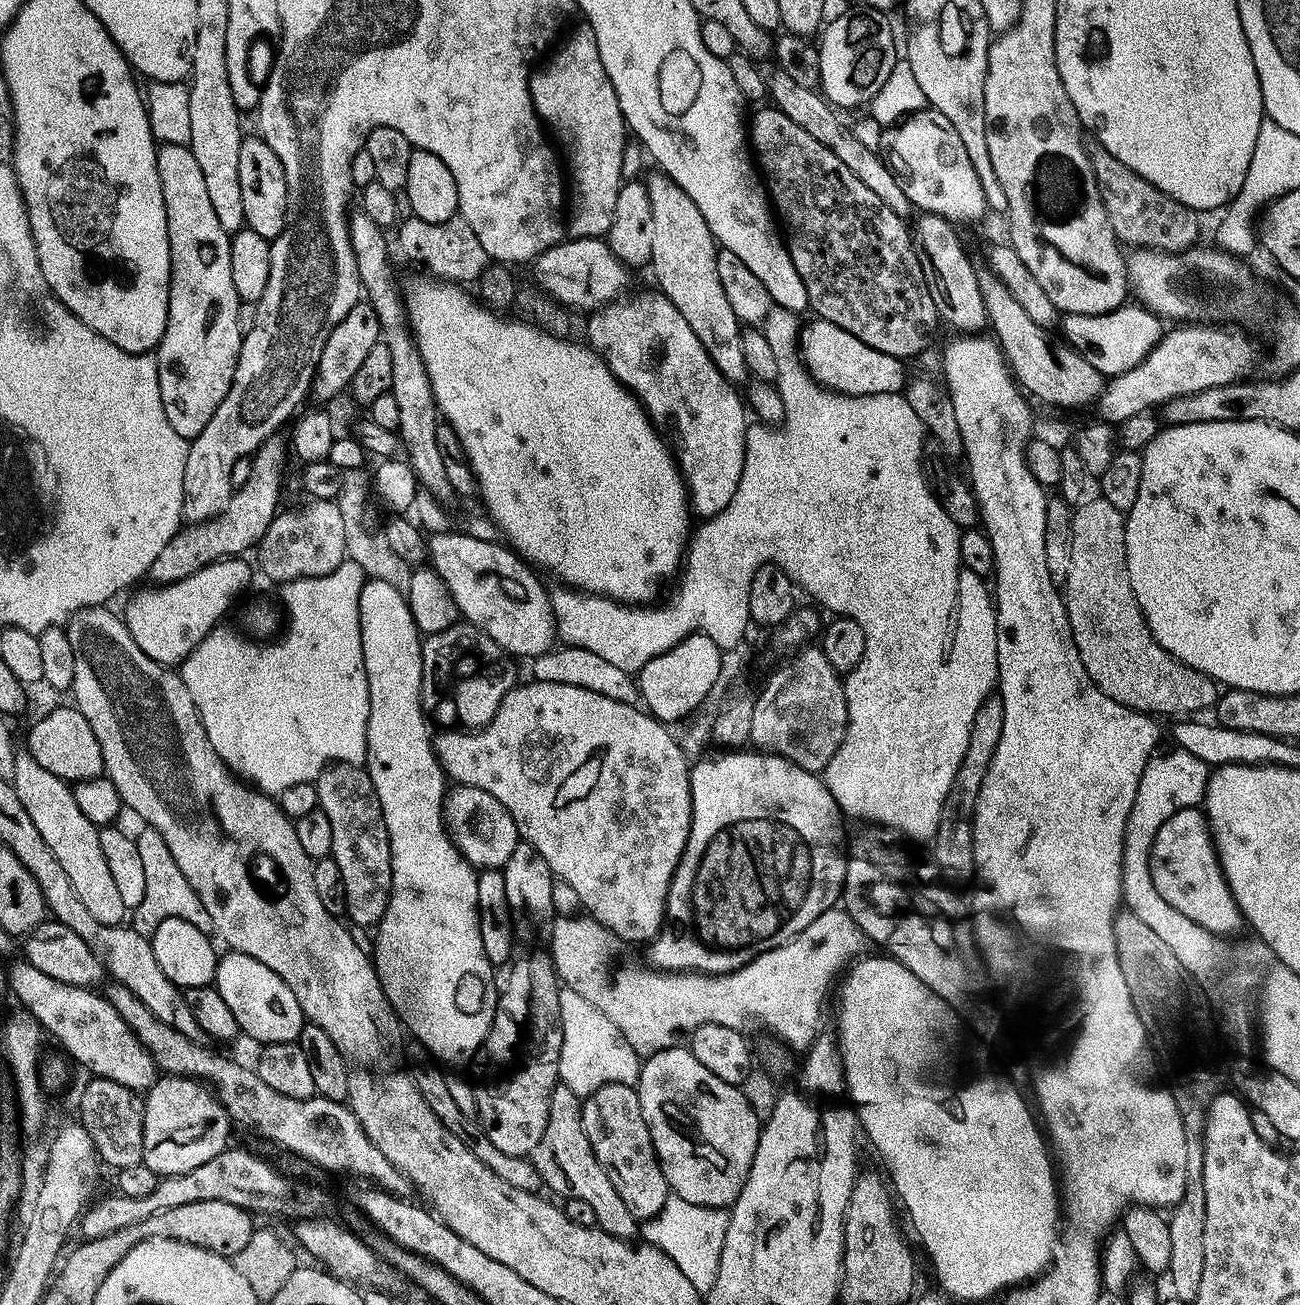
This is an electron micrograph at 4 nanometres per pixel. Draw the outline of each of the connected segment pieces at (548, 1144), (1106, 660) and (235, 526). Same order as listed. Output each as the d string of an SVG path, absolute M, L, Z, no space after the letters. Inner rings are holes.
M557 1083L551 1093L545 1132L531 1152L532 1165L538 1170L541 1183L561 1199L578 1199L588 1202L594 1210L597 1227L620 1240L633 1241L639 1235L639 1221L630 1214L626 1202L619 1197L606 1172L594 1157L586 1132L582 1129L582 1098L565 1084Z
M1102 498L1095 499L1085 499L1072 513L1072 541L1068 547L1070 570L1062 585L1064 609L1070 622L1074 646L1078 646L1078 654L1086 674L1090 674L1102 694L1114 698L1114 702L1133 708L1136 712L1147 712L1153 718L1188 718L1193 714L1200 714L1196 712L1203 708L1211 709L1216 703L1217 685L1209 676L1203 676L1198 670L1186 666L1181 660L1175 660L1169 652L1162 650L1162 646L1158 646L1158 642L1152 637L1146 618L1140 613L1126 566L1125 513L1114 510L1114 506L1110 506L1110 502Z
M279 435L272 436L268 439L266 443L263 444L260 449L254 453L254 455L251 457L252 459L252 473L249 476L249 481L246 482L245 485L242 485L241 488L235 489L232 493L232 501L228 504L228 508L225 512L222 514L218 514L213 520L203 520L201 524L193 524L191 523L189 526L181 527L180 531L176 532L174 534L174 538L170 538L170 542L166 542L166 546L162 546L162 551L159 552L158 558L154 558L154 562L150 566L150 570L148 573L146 573L147 579L152 579L151 582L153 585L156 586L163 586L166 584L176 584L178 581L180 581L182 578L186 578L190 574L194 574L199 570L199 568L204 568L207 566L207 564L213 564L215 560L226 560L229 558L236 558L239 557L241 554L244 554L244 551L247 550L247 548L255 549L257 545L259 545L260 540L264 535L266 534L266 530L270 526L270 522L273 518L275 518L276 513L278 509L281 507L280 504L280 487L284 484L284 463L287 462L288 456L290 458L290 452L289 449L286 447L284 449L284 444L282 441L280 441L281 437Z

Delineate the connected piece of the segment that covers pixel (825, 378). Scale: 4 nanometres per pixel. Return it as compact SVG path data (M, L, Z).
M812 318L809 324L805 323L798 337L798 355L811 379L841 397L900 394L906 388L905 361L882 354L882 350L874 350L874 346L866 346L866 342L858 342L854 334L846 334L846 330L834 326L834 322Z

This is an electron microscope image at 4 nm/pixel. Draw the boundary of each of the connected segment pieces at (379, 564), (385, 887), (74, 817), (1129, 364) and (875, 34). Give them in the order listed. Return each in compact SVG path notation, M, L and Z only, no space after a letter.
M365 469L343 471L342 488L336 501L342 513L345 523L346 550L345 557L354 561L356 565L362 566L367 577L390 582L399 592L407 594L411 587L411 579L415 572L408 562L399 557L391 549L388 539L383 533L372 534L367 532L360 516L366 508L366 500L372 490L371 475L365 473Z
M338 763L330 764L320 772L314 782L318 790L318 806L330 818L333 827L332 855L341 871L343 886L346 889L347 919L351 919L358 926L379 925L385 916L389 895L392 893L392 855L389 846L389 831L386 830L385 815L378 800L377 791L369 778L367 769L361 765Z
M20 750L16 753L16 765L10 783L18 794L18 802L26 806L26 814L30 814L34 826L38 826L42 842L50 846L50 854L54 854L62 870L66 870L66 878L70 878L78 898L82 898L82 906L86 906L86 910L90 910L90 915L98 922L121 923L126 910L110 874L110 866L106 866L106 857L102 854L100 828L92 824L86 814L82 814L69 781L50 774L50 770L38 766L27 750Z
M1121 306L1113 312L1097 316L1063 317L1064 336L1069 340L1065 341L1105 378L1120 376L1142 363L1162 335L1162 322L1159 317L1143 306L1128 307Z
M853 8L832 22L827 21L819 37L819 87L824 98L837 109L869 103L890 78L898 59L889 15L873 8Z

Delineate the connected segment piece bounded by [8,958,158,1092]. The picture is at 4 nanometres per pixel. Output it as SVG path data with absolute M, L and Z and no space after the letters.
M18 958L15 963L9 965L8 984L11 995L15 995L19 1004L25 1011L31 1013L41 1024L41 1027L62 1044L63 1048L80 1064L88 1068L95 1077L105 1077L107 1080L118 1082L132 1091L144 1092L154 1085L158 1078L158 1069L152 1056L138 1042L137 1036L122 1016L115 1010L113 1004L105 995L96 993L96 990L71 986L70 983L60 982L42 973L34 966L30 966L27 960Z

